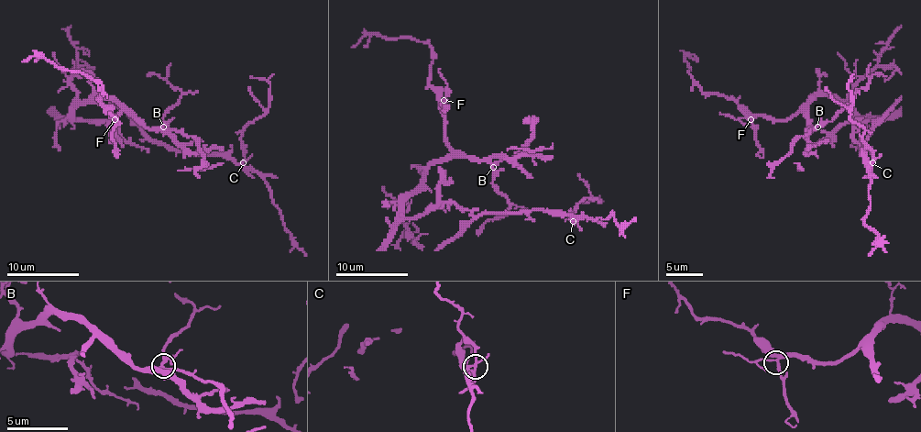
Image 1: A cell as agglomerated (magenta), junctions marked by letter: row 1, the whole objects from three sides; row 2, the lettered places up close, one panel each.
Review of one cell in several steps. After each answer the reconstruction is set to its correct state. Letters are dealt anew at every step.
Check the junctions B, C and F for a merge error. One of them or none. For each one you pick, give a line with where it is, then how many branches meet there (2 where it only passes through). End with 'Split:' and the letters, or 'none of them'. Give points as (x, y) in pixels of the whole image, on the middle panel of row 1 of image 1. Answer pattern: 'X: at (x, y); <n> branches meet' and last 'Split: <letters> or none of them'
C: at (573, 221); 4 branches meet
Split: C

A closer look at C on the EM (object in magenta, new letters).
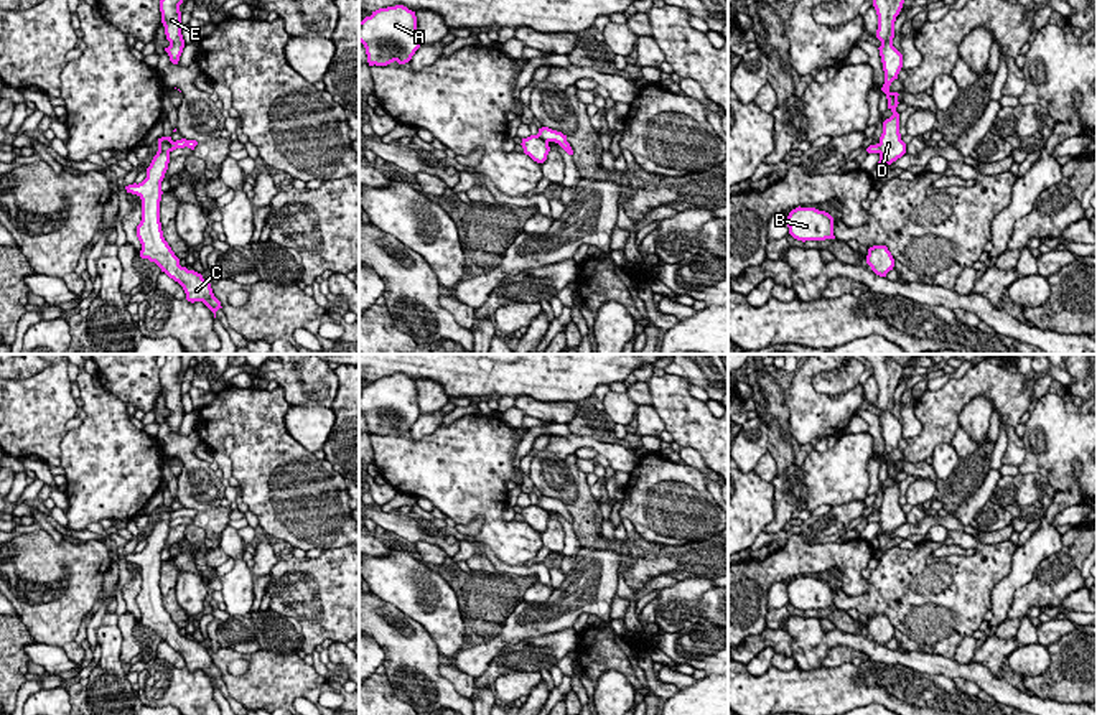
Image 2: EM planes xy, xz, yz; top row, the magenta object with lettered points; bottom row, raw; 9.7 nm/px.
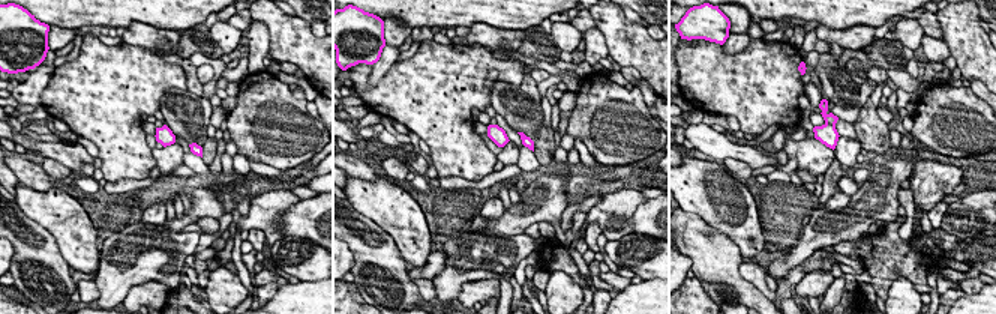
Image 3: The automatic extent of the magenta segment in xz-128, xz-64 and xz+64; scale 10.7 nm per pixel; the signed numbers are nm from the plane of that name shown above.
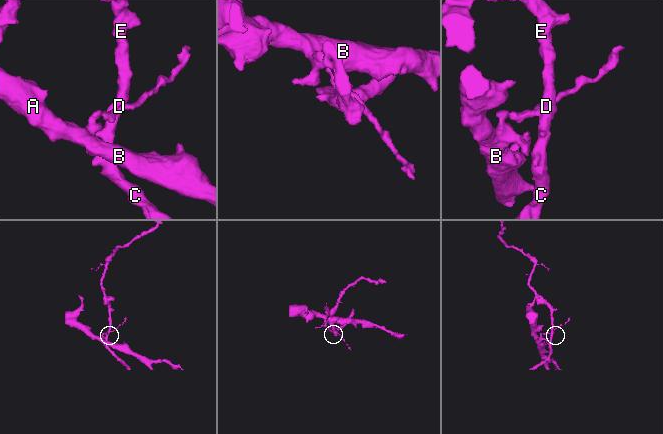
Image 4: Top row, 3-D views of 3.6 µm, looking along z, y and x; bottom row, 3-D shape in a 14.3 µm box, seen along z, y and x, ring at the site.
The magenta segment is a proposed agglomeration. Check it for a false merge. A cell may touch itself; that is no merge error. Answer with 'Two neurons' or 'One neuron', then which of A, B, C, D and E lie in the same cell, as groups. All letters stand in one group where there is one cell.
Two neurons. Groups: A B / C D E

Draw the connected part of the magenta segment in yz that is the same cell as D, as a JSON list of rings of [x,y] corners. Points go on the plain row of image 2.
[[[861,354],[873,366],[873,376],[878,384],[876,407],[881,410],[880,425],[885,440],[885,453],[881,460],[886,463],[888,478],[893,481],[889,488],[883,491],[883,502],[880,506],[880,530],[881,534],[891,534],[906,522],[906,512],[901,509],[899,502],[899,483],[898,461],[891,461],[889,455],[903,437],[903,423],[893,415],[894,407],[894,390],[899,384],[904,366],[898,364],[888,354]]]

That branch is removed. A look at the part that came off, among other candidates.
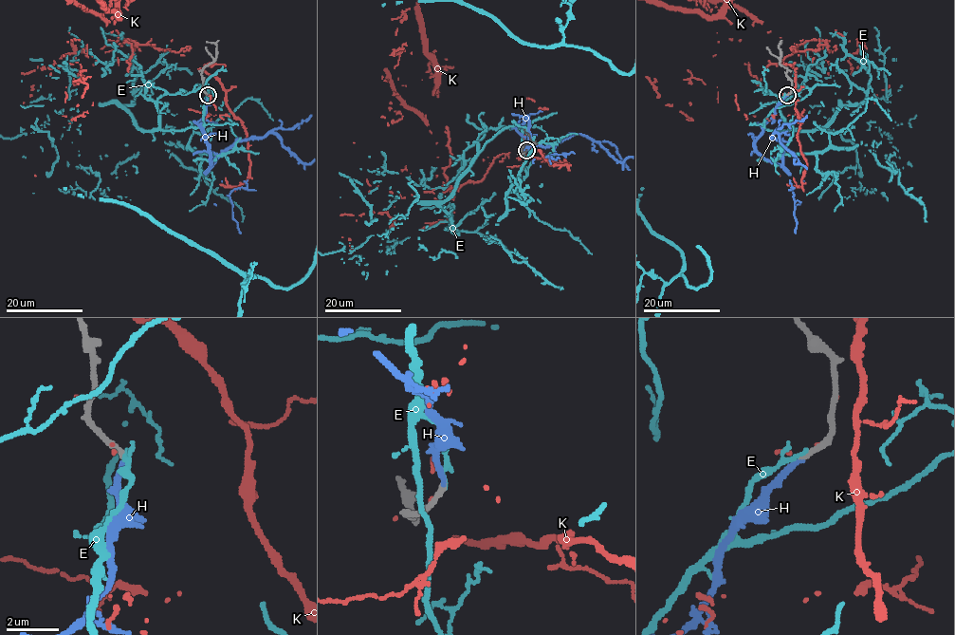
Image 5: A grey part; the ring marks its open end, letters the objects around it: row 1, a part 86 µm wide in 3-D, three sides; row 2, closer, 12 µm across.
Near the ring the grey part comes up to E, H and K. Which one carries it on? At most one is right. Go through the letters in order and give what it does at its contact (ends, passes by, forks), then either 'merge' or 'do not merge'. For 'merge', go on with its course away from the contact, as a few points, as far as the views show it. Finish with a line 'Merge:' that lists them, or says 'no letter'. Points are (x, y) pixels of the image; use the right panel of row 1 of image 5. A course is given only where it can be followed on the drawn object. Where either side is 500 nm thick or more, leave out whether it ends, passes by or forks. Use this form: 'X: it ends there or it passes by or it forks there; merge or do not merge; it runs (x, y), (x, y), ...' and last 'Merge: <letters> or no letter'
E: it passes by; do not merge
H: it ends there; merge; it runs (787, 96), (764, 125), (755, 149), (781, 163), (783, 146), (771, 137), (774, 133), (795, 158)
K: it ends there; do not merge
Merge: H

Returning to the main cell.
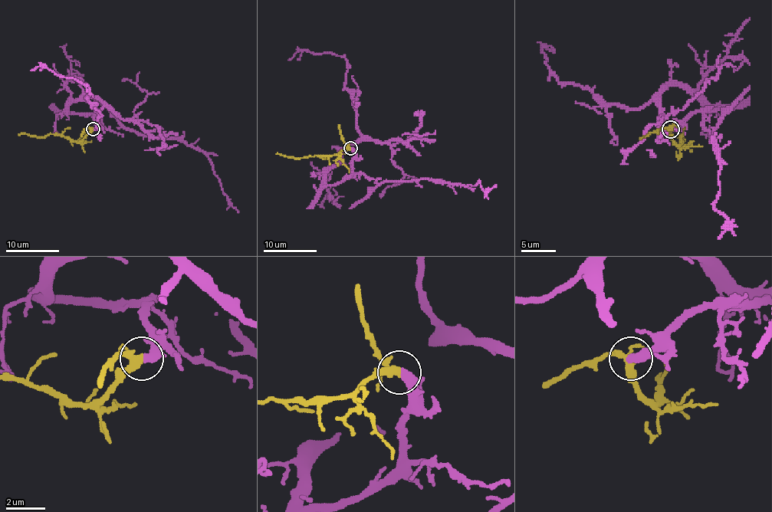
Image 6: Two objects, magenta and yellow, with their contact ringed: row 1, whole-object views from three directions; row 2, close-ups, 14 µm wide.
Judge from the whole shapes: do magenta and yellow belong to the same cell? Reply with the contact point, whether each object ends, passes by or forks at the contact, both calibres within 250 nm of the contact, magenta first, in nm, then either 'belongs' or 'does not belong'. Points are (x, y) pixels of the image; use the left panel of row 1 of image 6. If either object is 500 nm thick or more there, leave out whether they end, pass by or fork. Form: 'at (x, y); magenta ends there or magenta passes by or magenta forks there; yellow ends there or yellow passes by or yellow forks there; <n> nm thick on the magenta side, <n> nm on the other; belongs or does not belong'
at (93, 129); magenta ends there; yellow forks there; 480 nm thick on the magenta side, 280 nm on the other; belongs

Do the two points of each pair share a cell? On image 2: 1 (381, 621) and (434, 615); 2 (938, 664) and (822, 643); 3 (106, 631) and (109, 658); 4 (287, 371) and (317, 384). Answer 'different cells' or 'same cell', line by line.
1: different cells
2: same cell
3: same cell
4: same cell

